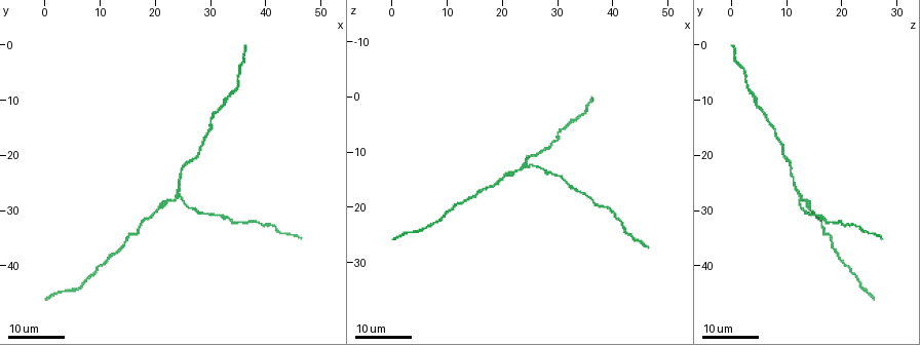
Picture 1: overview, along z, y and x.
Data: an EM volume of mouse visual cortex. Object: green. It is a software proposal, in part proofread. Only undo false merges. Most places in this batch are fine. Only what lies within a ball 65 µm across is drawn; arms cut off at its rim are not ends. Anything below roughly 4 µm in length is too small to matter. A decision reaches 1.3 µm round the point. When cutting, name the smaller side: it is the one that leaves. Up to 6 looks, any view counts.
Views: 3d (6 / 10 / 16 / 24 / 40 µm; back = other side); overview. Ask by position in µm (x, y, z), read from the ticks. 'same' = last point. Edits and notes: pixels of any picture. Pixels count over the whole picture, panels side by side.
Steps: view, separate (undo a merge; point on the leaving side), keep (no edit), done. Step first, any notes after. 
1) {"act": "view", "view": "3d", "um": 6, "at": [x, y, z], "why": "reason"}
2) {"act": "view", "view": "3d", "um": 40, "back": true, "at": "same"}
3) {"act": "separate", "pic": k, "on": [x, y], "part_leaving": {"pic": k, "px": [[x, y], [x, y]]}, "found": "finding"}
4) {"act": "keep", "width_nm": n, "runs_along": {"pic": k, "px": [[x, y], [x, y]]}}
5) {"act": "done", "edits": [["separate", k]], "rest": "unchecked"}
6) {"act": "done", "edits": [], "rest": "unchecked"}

{"act": "view", "view": "3d", "um": 16, "at": [33.5, 32.0, 17.0]}

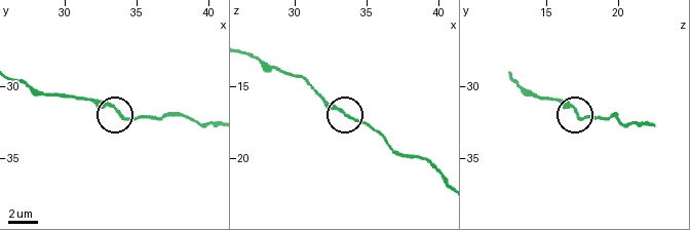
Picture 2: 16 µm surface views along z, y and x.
{"act": "view", "view": "3d", "um": 6, "at": [33.4, 31.4, 17.0]}

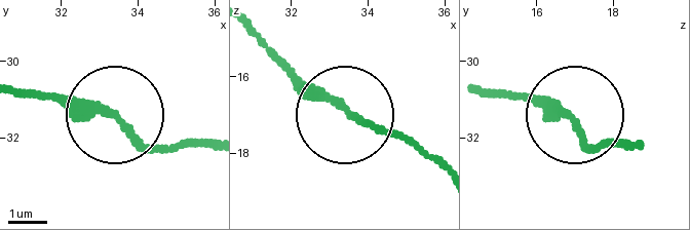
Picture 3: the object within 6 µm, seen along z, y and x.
{"act": "keep", "runs_along": {"pic": 3, "px": [[246, 23], [306, 81], [439, 166]]}, "found": "one cell here"}

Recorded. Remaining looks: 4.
{"act": "view", "view": "3d", "um": 24, "at": [29.0, 30.5, 14.0], "why": "sudden change in width"}

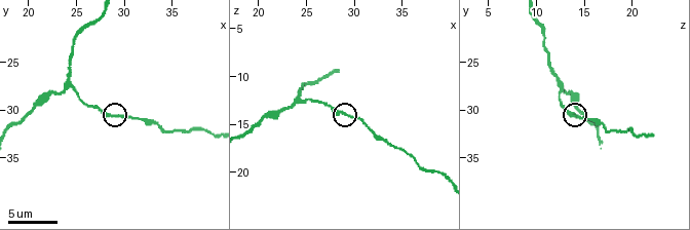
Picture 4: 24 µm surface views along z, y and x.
{"act": "view", "view": "3d", "um": 10, "at": [29.2, 30.8, 14.2]}

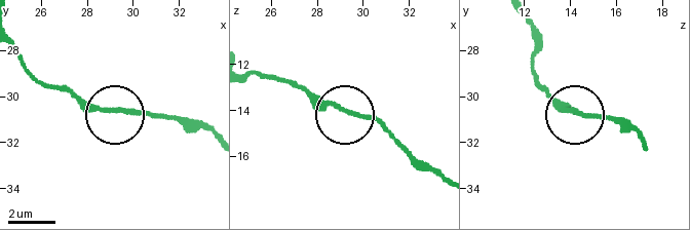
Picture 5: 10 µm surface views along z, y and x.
{"act": "view", "view": "3d", "um": 6, "at": [29.4, 30.6, 14.1], "why": "closer look"}

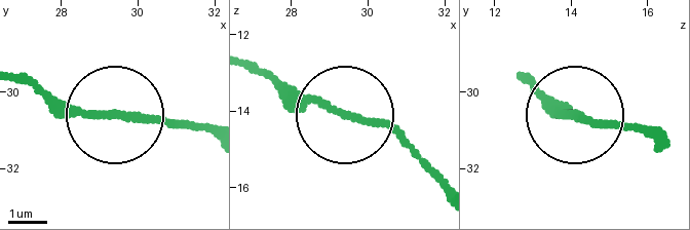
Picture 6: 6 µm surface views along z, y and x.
{"act": "keep", "runs_along": {"pic": 6, "px": [[23, 78], [102, 114], [209, 124]]}, "found": "continuous, no second cell"}

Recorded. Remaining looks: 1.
{"act": "done", "edits": [], "rest": "unchecked"}

